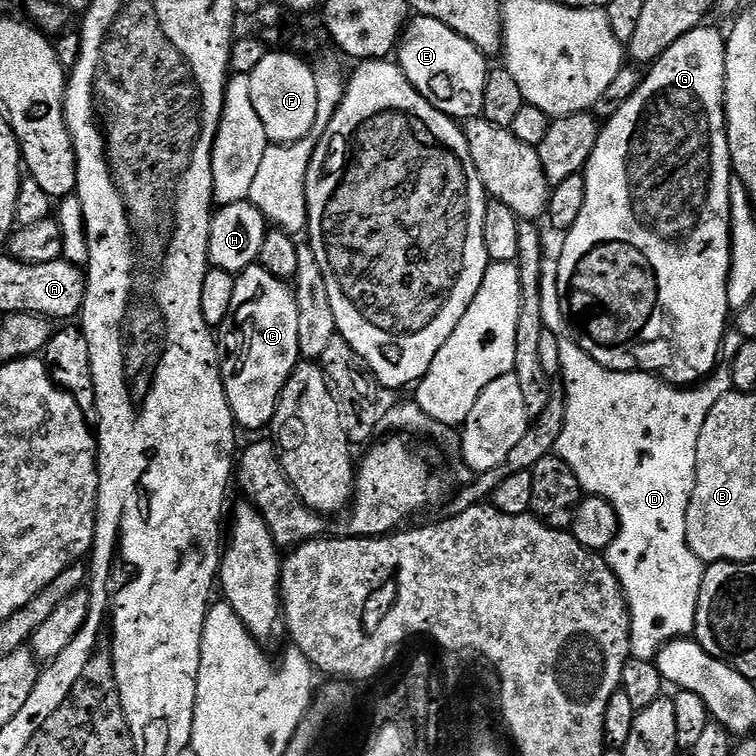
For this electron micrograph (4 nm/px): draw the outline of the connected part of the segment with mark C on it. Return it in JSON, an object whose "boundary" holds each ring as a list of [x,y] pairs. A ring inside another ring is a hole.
{"boundary":[[[253,266],[236,276],[229,317],[240,323],[244,357],[224,377],[232,417],[244,428],[271,425],[282,390],[302,357],[298,346],[298,306],[293,289],[265,268]]]}

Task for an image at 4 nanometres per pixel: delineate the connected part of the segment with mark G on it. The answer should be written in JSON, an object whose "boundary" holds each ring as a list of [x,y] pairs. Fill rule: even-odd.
{"boundary":[[[699,26],[678,38],[669,46],[654,63],[647,69],[646,75],[641,79],[639,86],[634,90],[634,94],[623,104],[613,111],[612,117],[603,121],[598,135],[596,135],[596,145],[584,165],[583,177],[586,188],[586,196],[582,202],[581,213],[574,222],[574,226],[569,228],[565,238],[565,248],[561,250],[561,258],[557,262],[557,296],[560,299],[560,314],[563,323],[568,323],[568,328],[578,337],[580,349],[592,360],[597,360],[604,368],[609,368],[615,372],[651,372],[654,376],[659,376],[661,380],[667,380],[669,384],[677,386],[692,386],[697,383],[699,376],[704,376],[707,372],[712,372],[716,368],[716,359],[720,356],[720,343],[724,340],[724,331],[730,328],[730,307],[727,300],[727,280],[728,272],[731,270],[731,242],[732,233],[729,231],[729,216],[732,213],[734,195],[732,195],[732,180],[734,181],[734,169],[732,167],[732,151],[728,145],[728,125],[724,122],[724,75],[726,74],[726,40],[723,35],[719,36],[712,28]]]}

